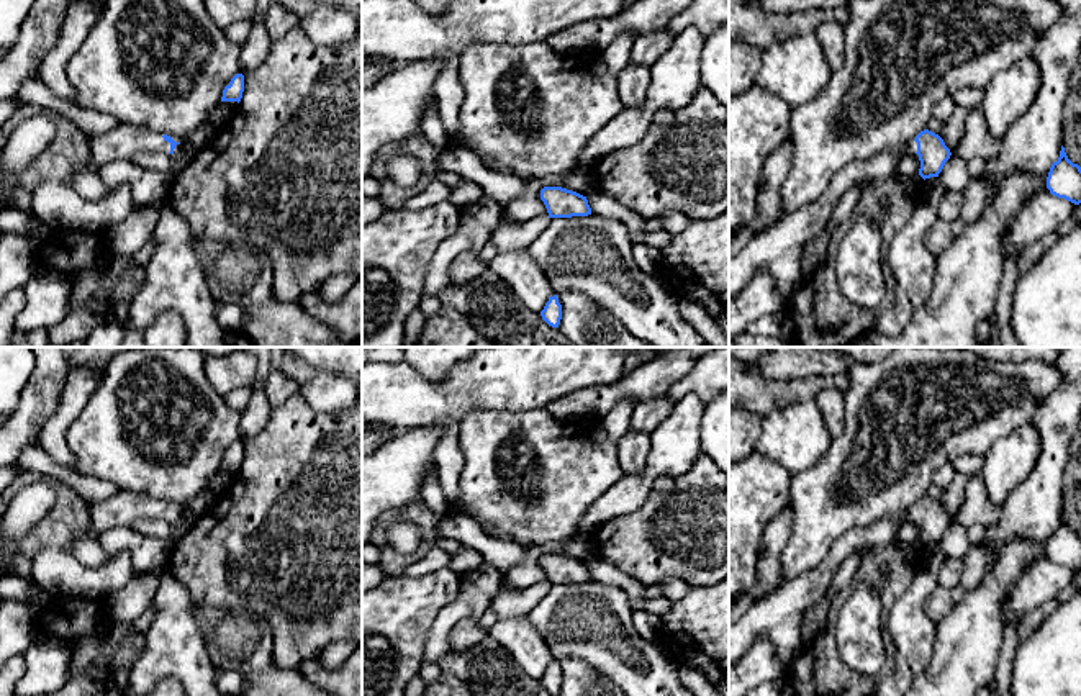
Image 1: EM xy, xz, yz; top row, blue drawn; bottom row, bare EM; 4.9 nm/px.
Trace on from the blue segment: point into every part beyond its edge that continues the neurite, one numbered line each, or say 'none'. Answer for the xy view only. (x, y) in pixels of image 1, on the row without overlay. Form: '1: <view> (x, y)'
1: xy (123, 508)

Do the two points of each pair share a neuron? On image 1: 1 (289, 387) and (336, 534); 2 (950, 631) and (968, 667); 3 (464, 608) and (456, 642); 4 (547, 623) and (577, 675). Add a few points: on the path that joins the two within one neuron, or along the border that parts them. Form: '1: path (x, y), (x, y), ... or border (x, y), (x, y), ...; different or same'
1: border (297, 392), (272, 408); different
2: path (958, 639), (965, 646), (965, 659); same
3: border (477, 619), (462, 619), (451, 631), (447, 646); different
4: border (556, 659), (580, 659), (603, 673); different

